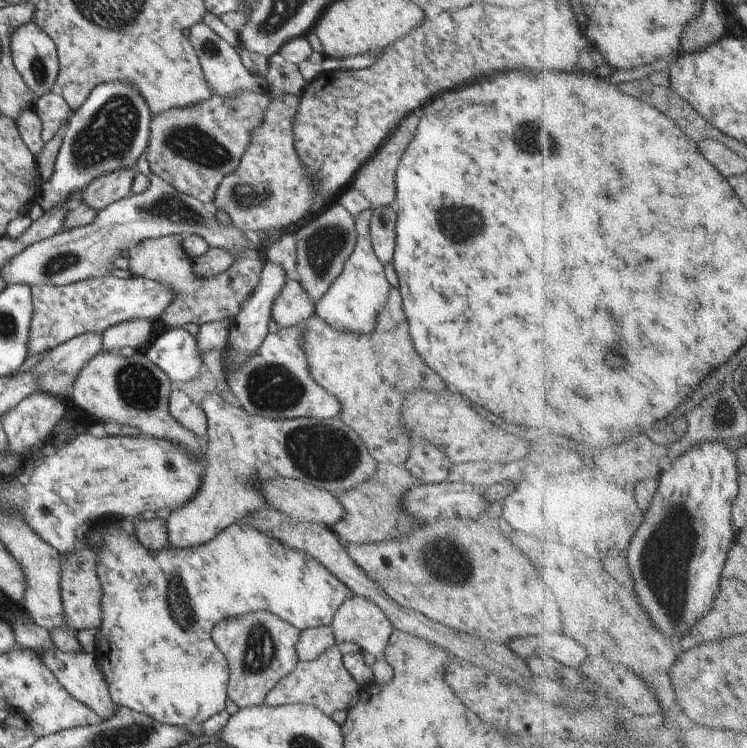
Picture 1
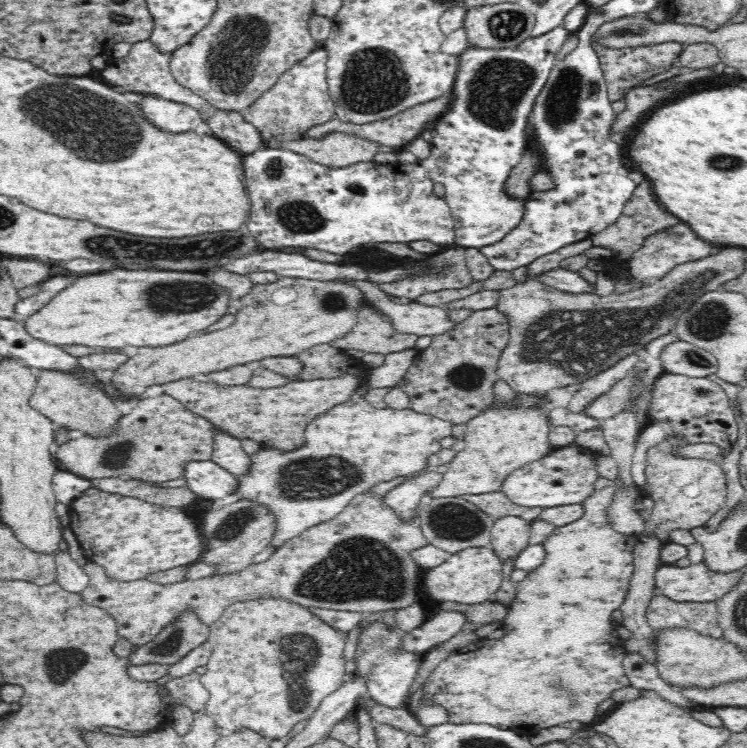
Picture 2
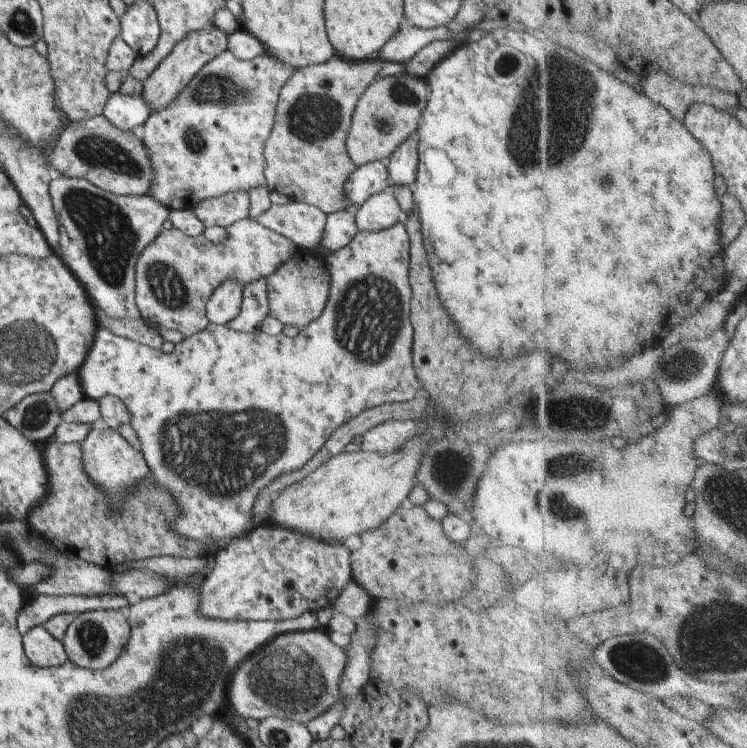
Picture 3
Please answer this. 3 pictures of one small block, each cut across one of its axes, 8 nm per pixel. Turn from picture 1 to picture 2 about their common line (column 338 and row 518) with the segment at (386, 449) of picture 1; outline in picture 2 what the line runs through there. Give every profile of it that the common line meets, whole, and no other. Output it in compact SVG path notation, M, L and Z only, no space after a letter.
M360 494L331 520L322 522L302 535L286 541L264 562L252 563L244 570L232 574L213 574L198 580L184 580L174 584L158 584L147 578L122 582L110 578L99 564L87 561L83 566L89 576L88 586L81 593L84 601L105 610L115 618L120 637L133 645L142 646L150 642L162 627L175 621L186 609L192 609L204 625L211 625L220 618L224 610L236 602L251 599L287 599L302 607L324 608L328 610L348 610L348 612L388 612L410 607L418 601L420 566L412 559L411 552L428 545L422 533L418 516L412 522L403 522L392 507L387 506L383 496Z

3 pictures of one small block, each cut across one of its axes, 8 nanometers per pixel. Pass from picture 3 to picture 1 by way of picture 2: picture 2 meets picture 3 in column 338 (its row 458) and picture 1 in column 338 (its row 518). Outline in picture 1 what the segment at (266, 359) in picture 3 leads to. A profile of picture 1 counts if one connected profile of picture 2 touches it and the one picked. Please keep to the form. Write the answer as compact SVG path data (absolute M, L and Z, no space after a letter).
M370 207L355 218L357 242L354 251L346 260L342 273L315 303L315 315L338 331L372 332L380 310L388 301L391 286L386 279L385 266L377 260L371 244L370 226L373 210L374 208Z

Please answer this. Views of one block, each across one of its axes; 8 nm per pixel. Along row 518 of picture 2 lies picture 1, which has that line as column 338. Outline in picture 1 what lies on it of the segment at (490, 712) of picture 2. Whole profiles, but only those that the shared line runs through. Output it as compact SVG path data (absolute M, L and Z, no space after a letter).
M129 522L126 524L102 524L98 523L98 530L87 532L86 544L92 544L98 550L98 566L96 572L102 584L102 624L100 626L100 634L102 634L102 642L108 644L108 650L104 650L104 646L100 646L97 651L98 666L103 673L103 678L106 678L108 684L108 694L114 706L119 708L128 708L136 713L145 716L150 716L153 720L158 720L170 725L188 725L188 726L202 726L214 714L223 712L225 710L225 703L228 698L227 688L229 682L229 669L227 661L224 659L222 652L214 646L214 642L210 640L212 628L214 624L218 624L222 618L234 618L252 610L268 610L272 614L278 614L282 620L286 620L292 627L298 628L301 632L314 631L322 626L329 626L333 622L334 612L347 599L353 597L352 592L340 582L335 576L332 576L318 560L314 560L310 554L306 552L298 552L290 546L284 546L282 542L278 542L276 538L266 536L264 532L258 532L252 526L240 526L234 524L230 528L226 528L224 532L220 532L218 536L212 538L206 544L200 544L196 548L170 548L164 546L158 552L152 552L148 548L144 548L136 536L132 536L130 531L134 533L134 529L129 529Z

